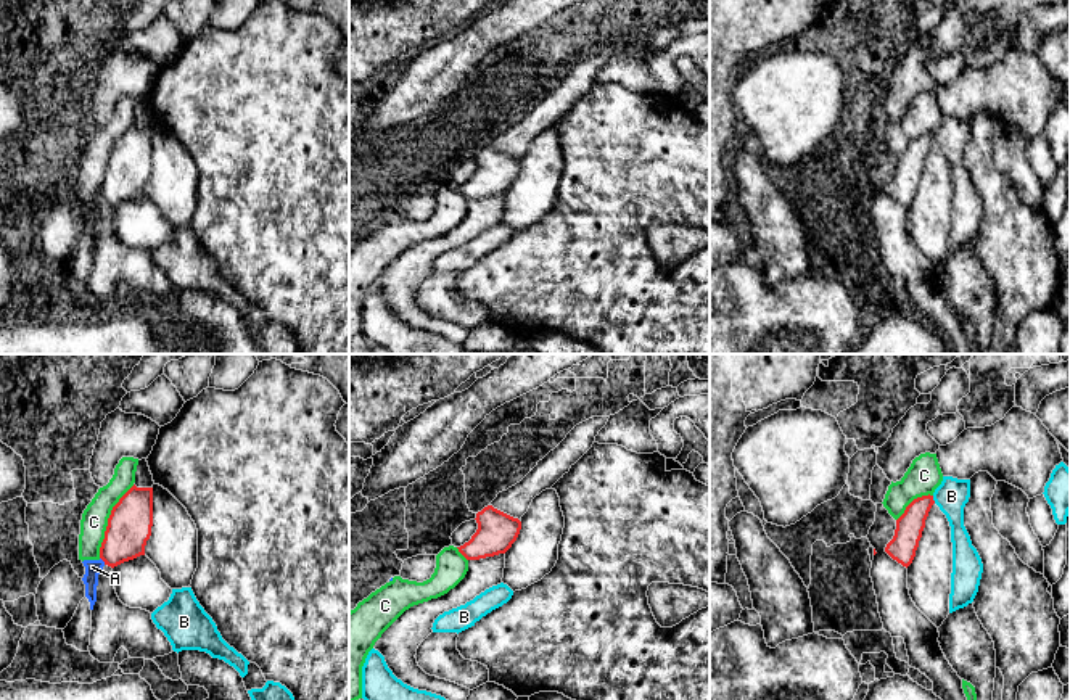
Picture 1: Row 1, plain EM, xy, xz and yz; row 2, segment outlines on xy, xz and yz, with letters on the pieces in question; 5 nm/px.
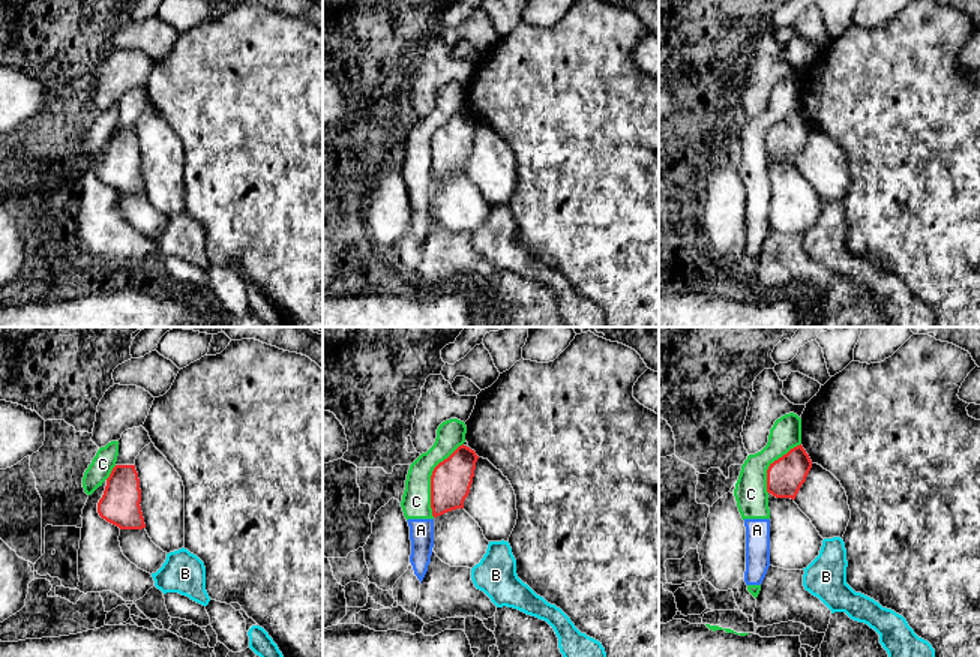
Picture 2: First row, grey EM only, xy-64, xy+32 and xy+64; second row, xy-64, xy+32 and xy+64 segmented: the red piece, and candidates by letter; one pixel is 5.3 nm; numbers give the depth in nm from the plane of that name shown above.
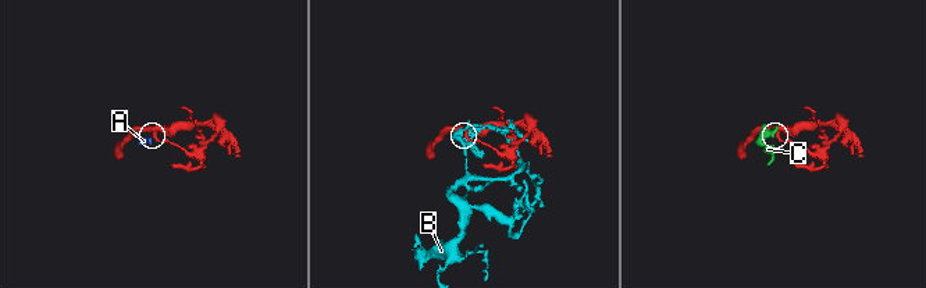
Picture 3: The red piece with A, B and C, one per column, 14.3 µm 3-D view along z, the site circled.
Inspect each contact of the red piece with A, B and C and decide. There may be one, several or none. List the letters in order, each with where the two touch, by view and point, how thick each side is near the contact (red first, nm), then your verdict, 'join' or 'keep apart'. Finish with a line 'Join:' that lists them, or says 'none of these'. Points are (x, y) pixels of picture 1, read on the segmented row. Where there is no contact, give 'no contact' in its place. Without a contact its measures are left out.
A: xy (102, 559) | 220/80 nm | keep apart
B: yz (932, 499) | 140/160 nm | keep apart
C: xy (108, 522) | 220/130 nm | keep apart
Join: none of these

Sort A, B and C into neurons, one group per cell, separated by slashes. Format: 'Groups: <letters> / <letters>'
Groups: A C / B

